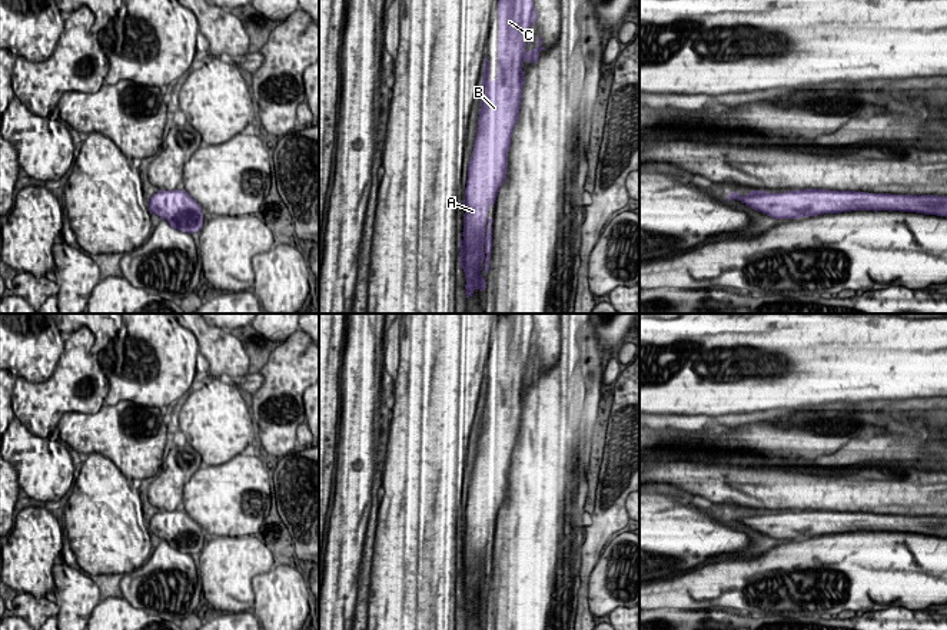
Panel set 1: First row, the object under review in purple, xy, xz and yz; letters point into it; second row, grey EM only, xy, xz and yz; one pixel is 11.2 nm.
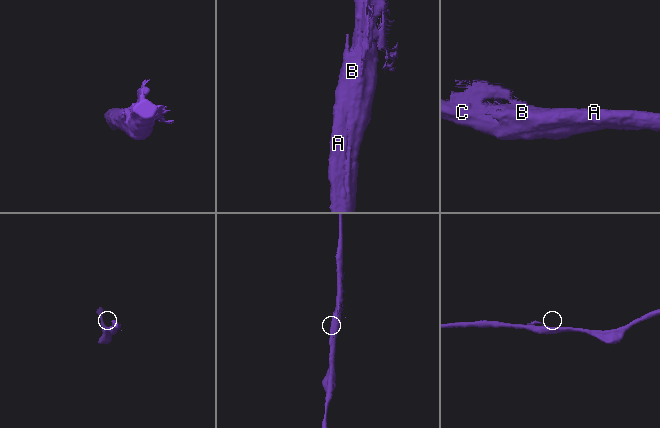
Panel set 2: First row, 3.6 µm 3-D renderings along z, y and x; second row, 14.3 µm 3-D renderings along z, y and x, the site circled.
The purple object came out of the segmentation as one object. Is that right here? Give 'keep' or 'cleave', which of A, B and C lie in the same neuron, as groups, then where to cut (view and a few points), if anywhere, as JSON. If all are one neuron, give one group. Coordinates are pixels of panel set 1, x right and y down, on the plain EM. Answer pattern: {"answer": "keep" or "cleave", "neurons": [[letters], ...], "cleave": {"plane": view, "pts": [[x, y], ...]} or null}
{"answer": "keep", "neurons": [["A", "B", "C"]], "cleave": null}

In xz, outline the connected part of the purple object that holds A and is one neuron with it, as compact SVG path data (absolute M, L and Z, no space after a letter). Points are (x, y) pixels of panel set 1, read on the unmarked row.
M502 314L498 321L499 357L498 357L498 399L489 401L489 381L485 378L484 397L481 402L481 430L478 438L478 454L474 465L471 483L468 485L468 501L463 520L463 553L461 567L459 584L465 593L466 619L474 616L475 610L485 611L486 603L481 596L489 591L489 580L492 570L492 538L488 531L494 527L499 508L506 500L508 472L511 468L512 452L516 445L522 407L525 405L524 382L536 384L539 372L546 371L541 367L541 359L536 357L536 368L525 371L529 349L536 342L536 331L534 328L534 314Z

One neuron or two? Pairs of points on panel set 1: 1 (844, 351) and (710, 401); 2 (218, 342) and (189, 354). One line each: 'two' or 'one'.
1: one
2: two

